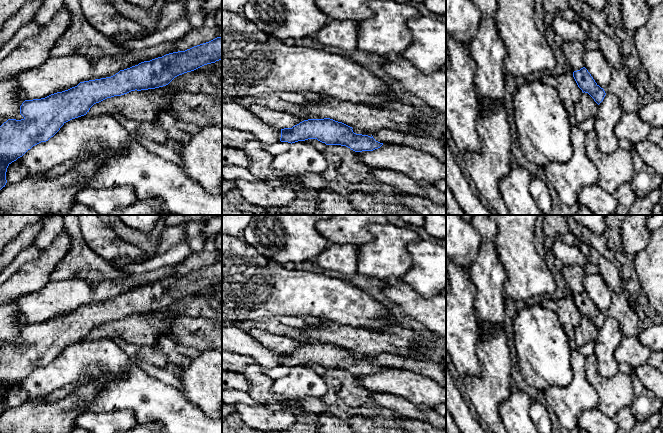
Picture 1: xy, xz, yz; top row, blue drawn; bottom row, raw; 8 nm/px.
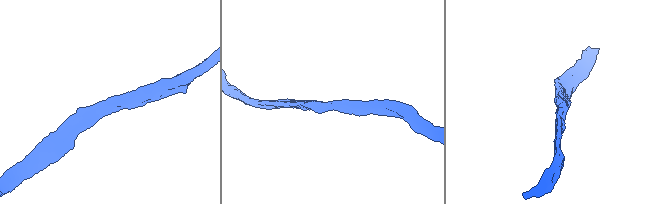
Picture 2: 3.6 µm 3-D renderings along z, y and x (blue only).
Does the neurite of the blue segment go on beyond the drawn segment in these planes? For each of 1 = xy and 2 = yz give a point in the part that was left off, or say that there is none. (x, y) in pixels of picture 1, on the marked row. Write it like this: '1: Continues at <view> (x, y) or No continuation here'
1: No continuation here
2: No continuation here

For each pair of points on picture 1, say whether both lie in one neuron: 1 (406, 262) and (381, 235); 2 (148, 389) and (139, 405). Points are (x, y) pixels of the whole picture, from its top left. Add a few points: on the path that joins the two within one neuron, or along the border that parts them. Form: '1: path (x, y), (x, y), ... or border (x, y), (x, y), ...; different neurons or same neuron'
1: path (399, 255), (388, 242); same neuron
2: path (144, 393), (140, 396), (139, 401); same neuron

